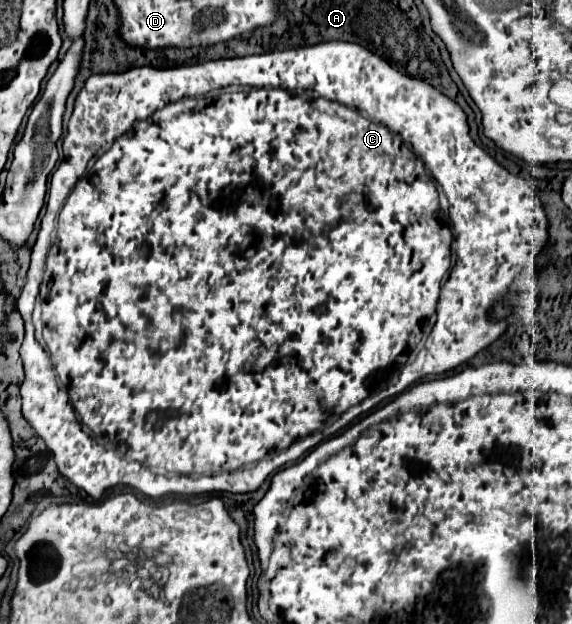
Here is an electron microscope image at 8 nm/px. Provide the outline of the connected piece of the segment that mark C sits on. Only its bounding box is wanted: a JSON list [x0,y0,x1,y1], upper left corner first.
[17,41,549,499]

